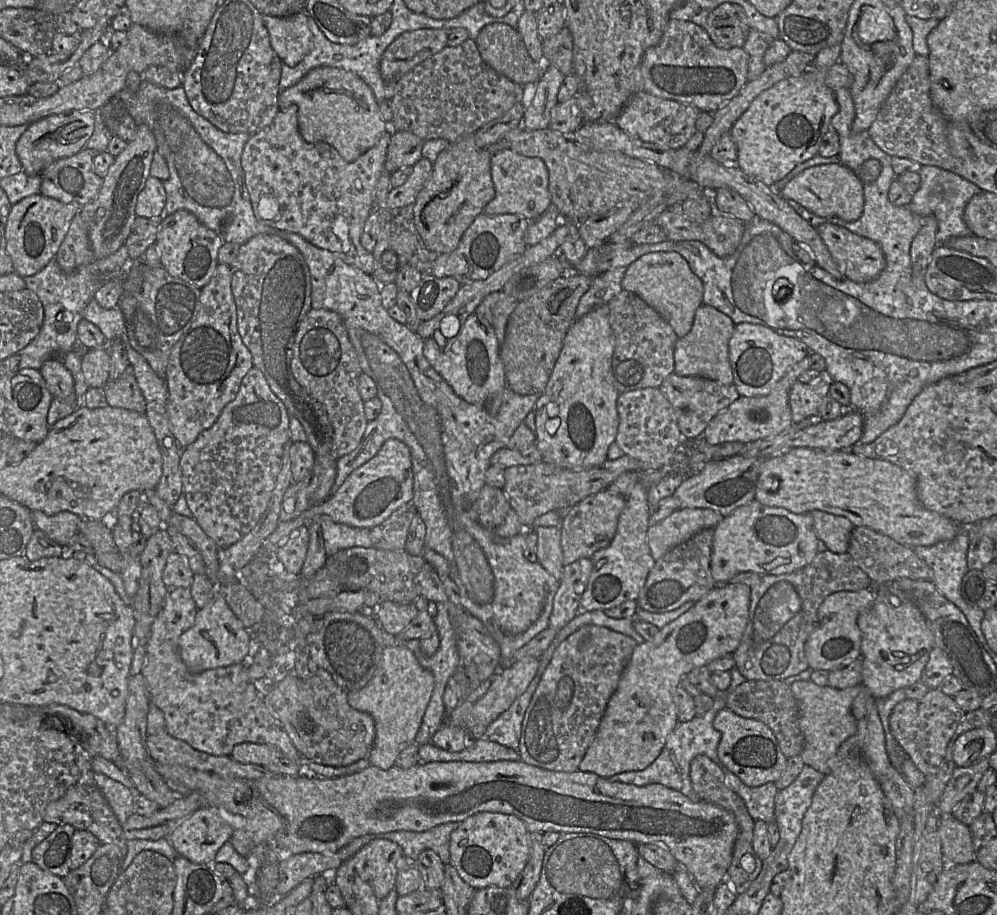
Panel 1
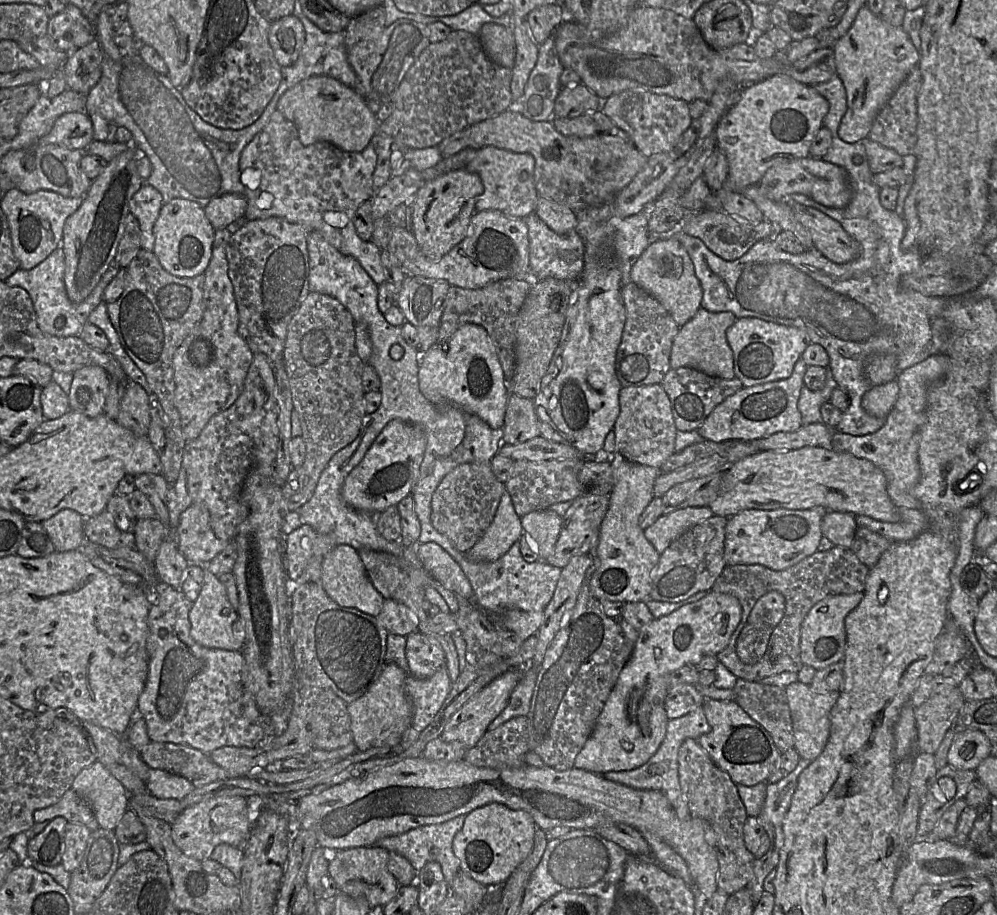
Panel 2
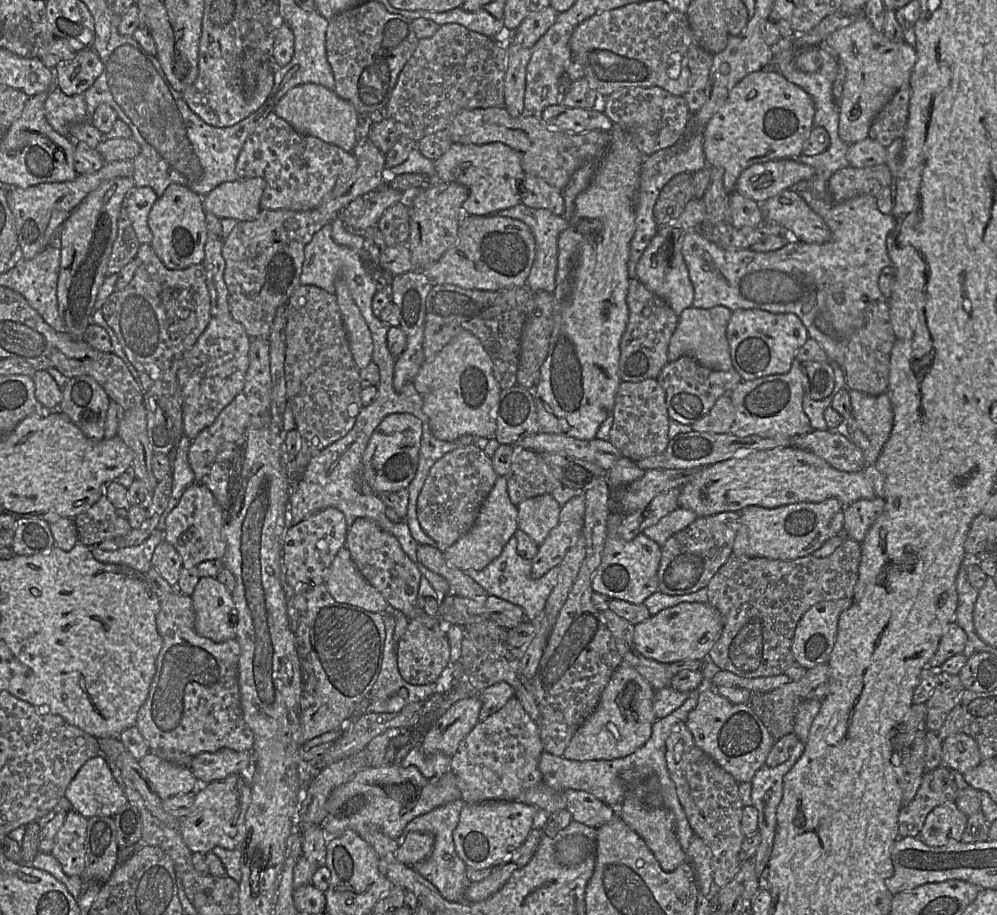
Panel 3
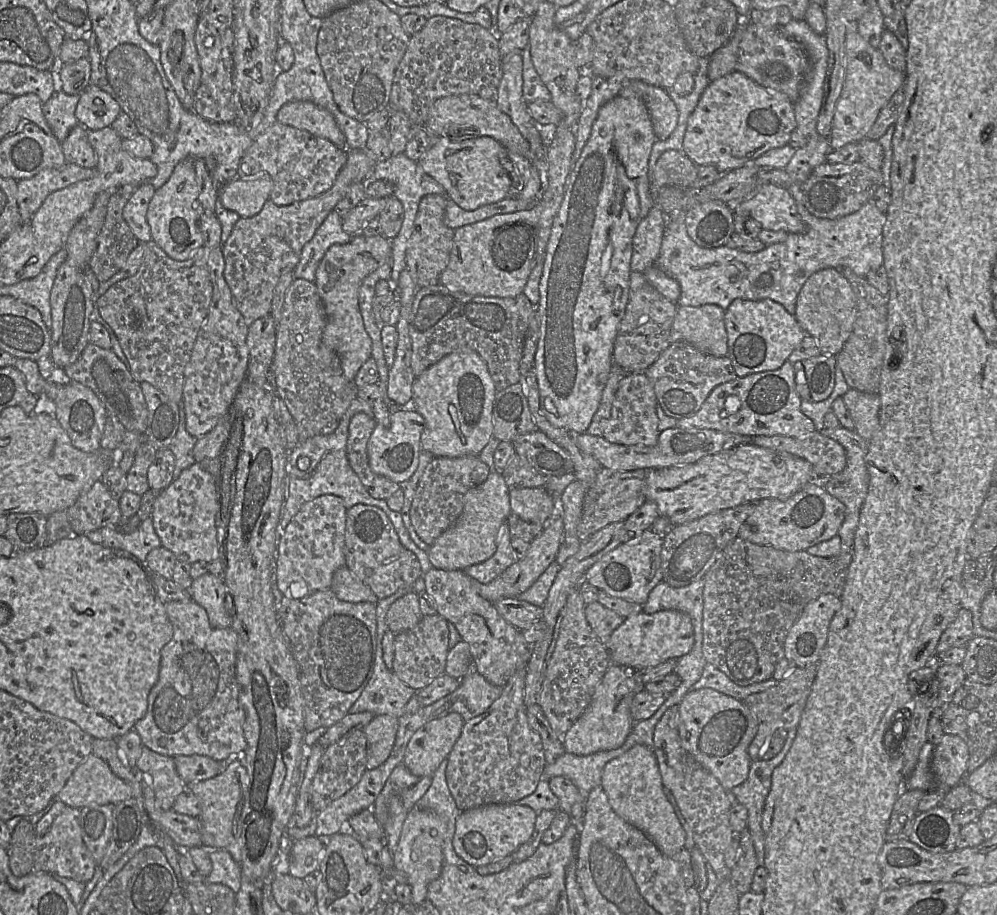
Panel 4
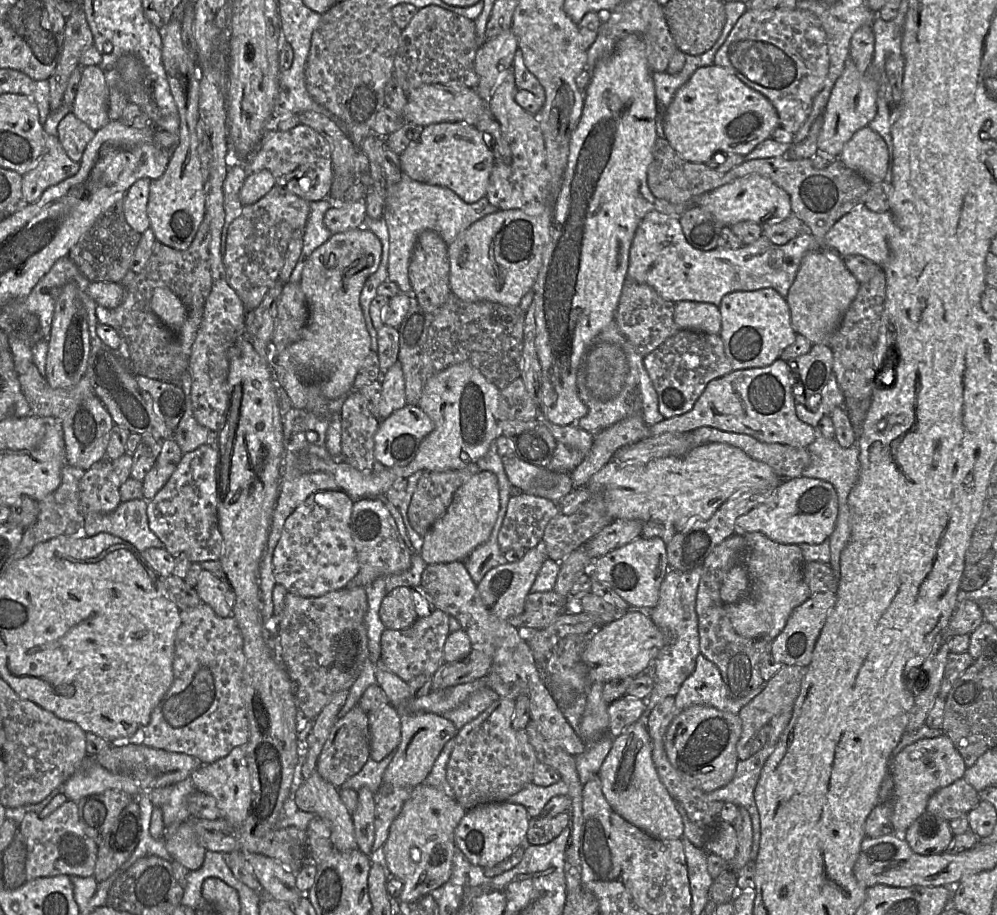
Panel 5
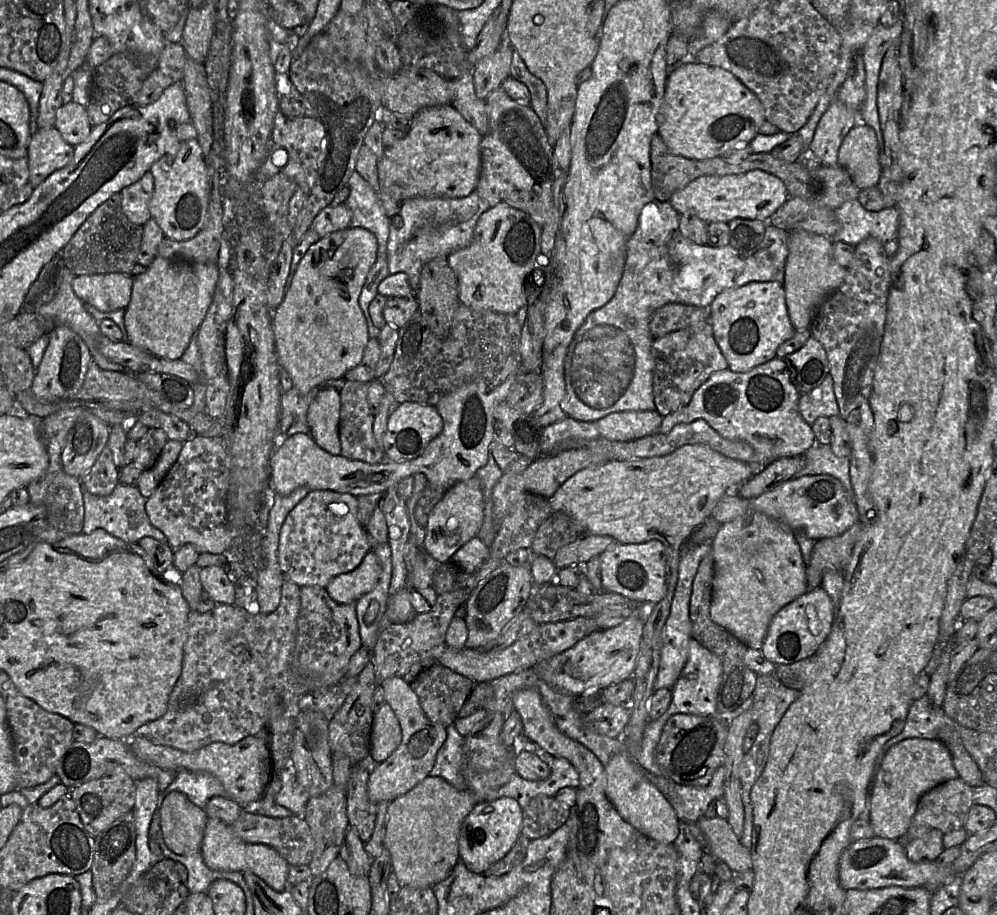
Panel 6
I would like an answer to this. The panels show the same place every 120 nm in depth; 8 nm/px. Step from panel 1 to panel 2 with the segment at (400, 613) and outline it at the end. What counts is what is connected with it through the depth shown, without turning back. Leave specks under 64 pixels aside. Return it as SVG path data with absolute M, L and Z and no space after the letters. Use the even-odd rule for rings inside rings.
M385 599L381 612L377 616L389 633L408 636L418 631L418 618L405 604L393 599Z

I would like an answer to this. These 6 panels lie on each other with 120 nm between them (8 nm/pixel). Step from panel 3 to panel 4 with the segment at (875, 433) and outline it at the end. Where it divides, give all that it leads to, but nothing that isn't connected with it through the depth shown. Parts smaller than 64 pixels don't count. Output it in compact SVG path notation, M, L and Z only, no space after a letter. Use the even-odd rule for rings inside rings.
M850 388L843 396L843 401L854 422L855 431L866 441L871 440L879 427L879 395Z

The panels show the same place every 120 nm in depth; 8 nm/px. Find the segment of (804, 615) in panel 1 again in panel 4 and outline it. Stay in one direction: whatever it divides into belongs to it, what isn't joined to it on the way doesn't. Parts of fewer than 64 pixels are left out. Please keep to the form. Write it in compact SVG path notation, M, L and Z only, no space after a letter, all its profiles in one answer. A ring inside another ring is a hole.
M739 536L736 537L726 546L715 564L711 567L711 569L706 573L704 577L705 586L703 590L702 650L706 661L722 671L724 674L726 674L735 684L739 686L749 686L772 678L776 664L784 658L785 639L791 627L800 618L805 606L809 602L816 600L822 595L831 594L839 598L841 597L845 587L848 568L853 556L852 551L853 545L851 546L850 551L840 552L836 556L823 558L812 556L806 551L788 552L767 545L754 544L743 540Z

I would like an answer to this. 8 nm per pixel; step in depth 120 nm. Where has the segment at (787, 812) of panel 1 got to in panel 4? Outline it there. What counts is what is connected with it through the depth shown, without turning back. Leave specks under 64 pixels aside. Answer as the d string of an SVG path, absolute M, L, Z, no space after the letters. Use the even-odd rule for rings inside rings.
M796 729L788 731L782 750L770 760L751 761L747 779L730 792L748 810L747 828L751 834L756 856L765 856L765 834L762 828L763 810L769 794L774 769L781 764L796 737Z

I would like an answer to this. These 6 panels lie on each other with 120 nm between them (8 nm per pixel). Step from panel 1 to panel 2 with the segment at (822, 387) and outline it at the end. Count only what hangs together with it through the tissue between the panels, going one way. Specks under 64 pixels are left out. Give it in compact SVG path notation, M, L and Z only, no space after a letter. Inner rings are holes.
M830 366L826 368L826 383L819 391L811 391L805 385L802 387L798 399L798 409L802 416L803 425L822 423L821 406L830 401L831 392L838 387L834 380Z

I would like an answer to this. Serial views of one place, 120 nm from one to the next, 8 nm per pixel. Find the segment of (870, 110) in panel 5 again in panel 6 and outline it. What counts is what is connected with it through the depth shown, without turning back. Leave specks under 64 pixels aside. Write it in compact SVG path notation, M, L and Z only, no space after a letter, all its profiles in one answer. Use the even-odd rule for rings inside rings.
M834 98L817 124L813 138L807 147L808 152L812 156L820 159L824 166L837 165L839 148L845 136L854 126L858 124L858 122L859 111L853 110L842 101Z

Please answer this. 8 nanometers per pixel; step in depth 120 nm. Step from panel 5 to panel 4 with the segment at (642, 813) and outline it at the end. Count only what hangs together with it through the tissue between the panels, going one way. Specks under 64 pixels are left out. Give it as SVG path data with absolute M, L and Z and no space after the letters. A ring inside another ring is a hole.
M635 745L610 760L603 769L601 787L613 811L624 821L641 830L666 856L673 856L685 846L686 832L667 799L652 749Z

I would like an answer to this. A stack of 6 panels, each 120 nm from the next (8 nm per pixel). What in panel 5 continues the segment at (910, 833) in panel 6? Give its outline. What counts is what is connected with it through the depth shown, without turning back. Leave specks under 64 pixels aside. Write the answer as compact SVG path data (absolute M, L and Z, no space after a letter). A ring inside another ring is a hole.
M961 778L933 793L928 800L926 812L951 821L968 814L980 802L978 792Z

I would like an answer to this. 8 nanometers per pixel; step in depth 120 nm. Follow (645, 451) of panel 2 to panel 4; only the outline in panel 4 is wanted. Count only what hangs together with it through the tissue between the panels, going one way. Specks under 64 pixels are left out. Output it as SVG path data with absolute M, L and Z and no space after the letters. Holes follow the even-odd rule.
M645 373L625 374L620 380L611 408L611 416L602 437L621 445L654 446L659 438L658 400L653 384Z

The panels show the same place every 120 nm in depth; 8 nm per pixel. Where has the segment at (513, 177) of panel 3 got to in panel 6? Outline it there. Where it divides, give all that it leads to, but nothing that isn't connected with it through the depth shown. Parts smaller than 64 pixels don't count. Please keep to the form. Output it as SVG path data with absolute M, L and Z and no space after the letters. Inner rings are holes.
M452 104L425 107L415 114L405 138L385 148L378 160L380 191L400 195L402 200L414 197L462 198L475 191L481 168L480 142L482 135L456 110Z

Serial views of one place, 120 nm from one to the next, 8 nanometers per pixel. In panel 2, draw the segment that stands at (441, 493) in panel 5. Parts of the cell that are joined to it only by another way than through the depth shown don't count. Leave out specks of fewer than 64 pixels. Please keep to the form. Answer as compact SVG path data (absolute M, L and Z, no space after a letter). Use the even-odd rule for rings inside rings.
M490 462L458 465L442 479L432 496L431 523L457 550L466 553L492 523L505 491L505 484L495 477Z

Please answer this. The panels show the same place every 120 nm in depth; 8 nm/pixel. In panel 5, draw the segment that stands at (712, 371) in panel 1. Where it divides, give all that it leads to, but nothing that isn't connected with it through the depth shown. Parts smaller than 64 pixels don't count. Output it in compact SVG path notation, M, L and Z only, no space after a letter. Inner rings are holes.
M681 301L675 303L674 321L680 330L694 330L707 334L720 334L719 307L706 302Z

